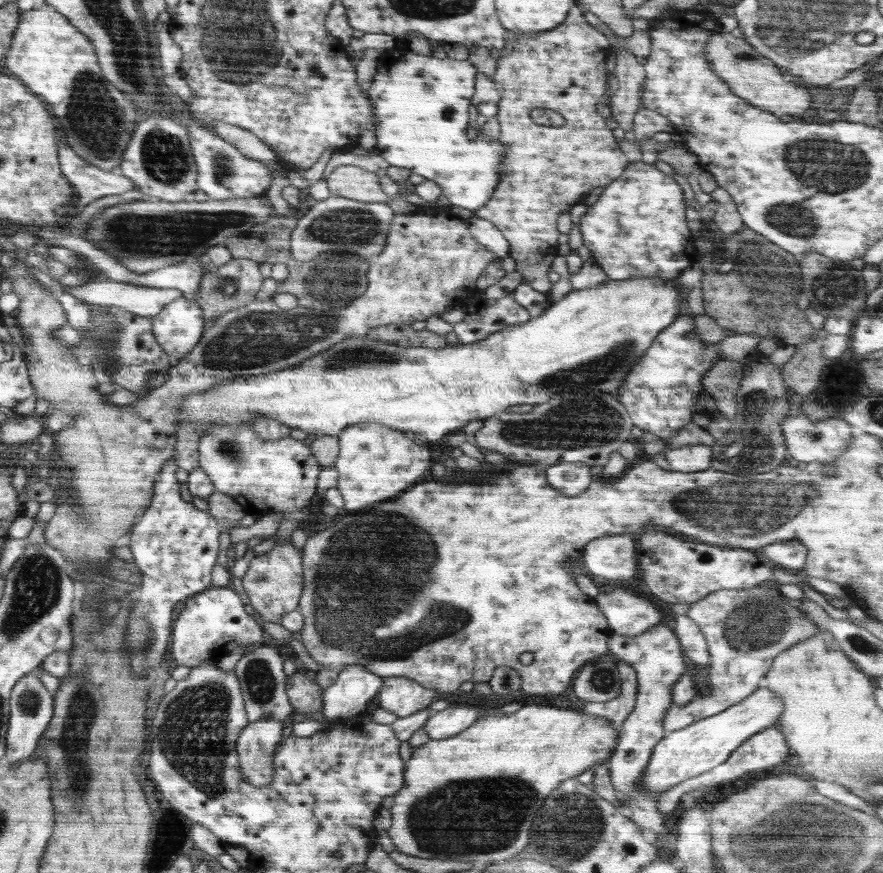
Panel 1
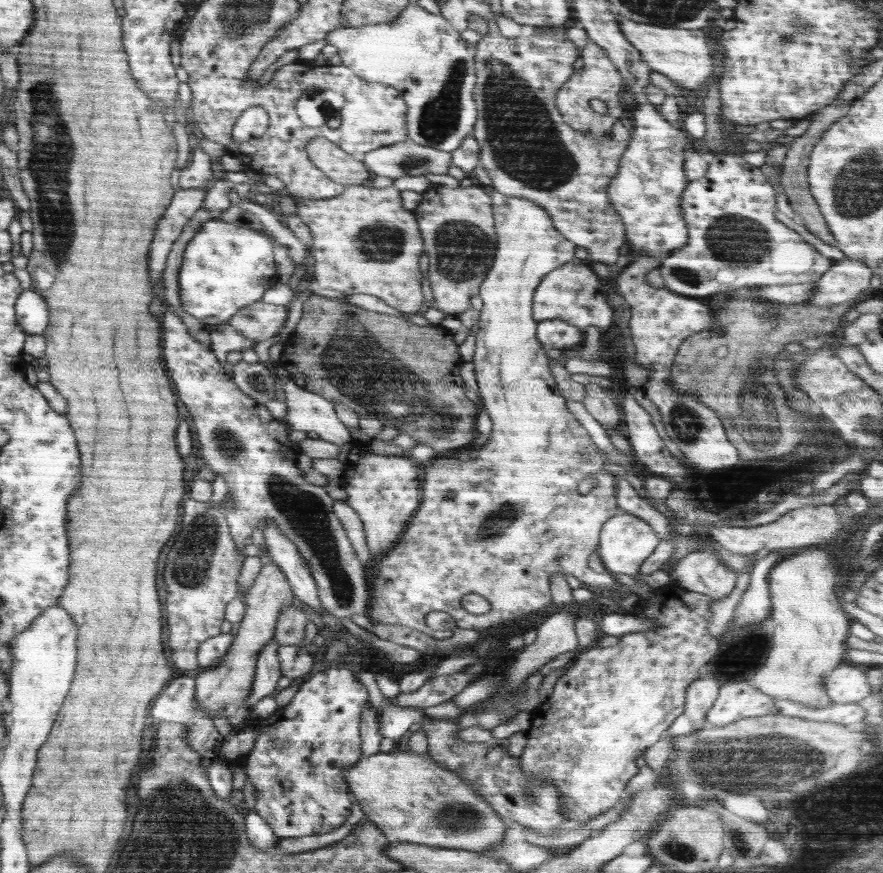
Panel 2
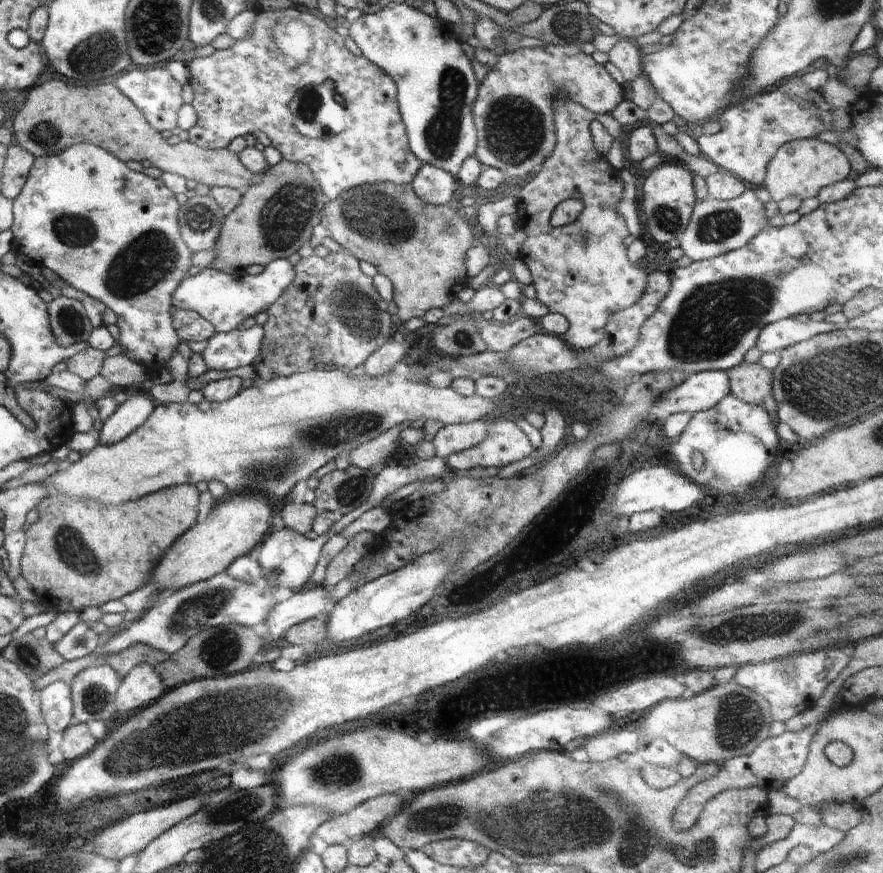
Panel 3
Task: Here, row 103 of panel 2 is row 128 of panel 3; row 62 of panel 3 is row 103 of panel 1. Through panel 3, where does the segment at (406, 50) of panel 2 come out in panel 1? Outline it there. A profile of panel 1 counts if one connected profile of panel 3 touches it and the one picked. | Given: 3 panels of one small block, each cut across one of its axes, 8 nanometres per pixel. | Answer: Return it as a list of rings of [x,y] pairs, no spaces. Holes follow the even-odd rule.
[[[392,48],[381,53],[379,68],[376,70],[376,75],[373,78],[371,87],[366,94],[369,96],[370,102],[375,110],[375,130],[377,136],[377,144],[374,146],[374,151],[388,162],[389,165],[398,166],[400,168],[409,168],[411,172],[419,174],[424,178],[436,182],[441,188],[442,195],[445,195],[452,206],[461,206],[468,210],[475,211],[477,208],[484,206],[489,198],[492,198],[492,193],[500,182],[501,162],[505,159],[505,146],[498,140],[492,140],[481,132],[481,127],[478,127],[479,133],[475,138],[468,139],[466,130],[468,130],[468,108],[470,108],[470,100],[474,94],[474,79],[476,78],[477,69],[469,60],[456,60],[450,57],[437,58],[433,55],[422,55],[411,51],[410,49]]]

